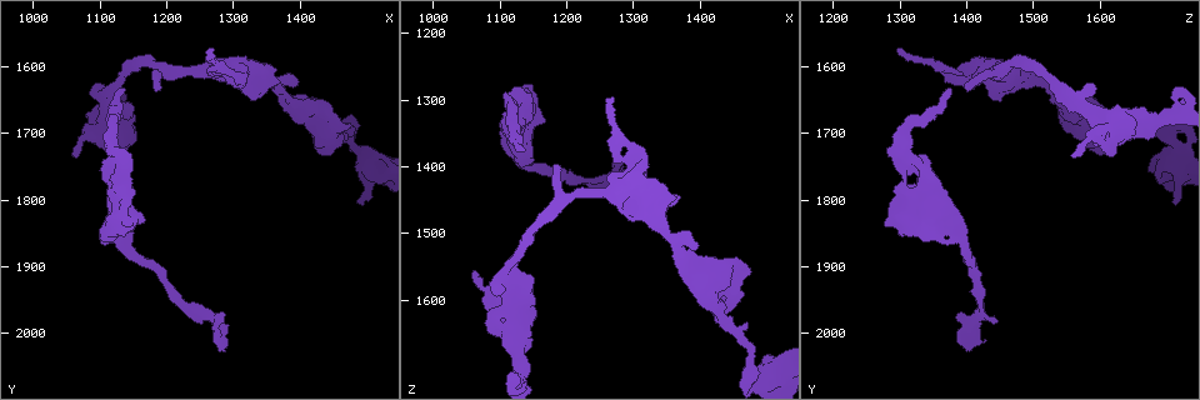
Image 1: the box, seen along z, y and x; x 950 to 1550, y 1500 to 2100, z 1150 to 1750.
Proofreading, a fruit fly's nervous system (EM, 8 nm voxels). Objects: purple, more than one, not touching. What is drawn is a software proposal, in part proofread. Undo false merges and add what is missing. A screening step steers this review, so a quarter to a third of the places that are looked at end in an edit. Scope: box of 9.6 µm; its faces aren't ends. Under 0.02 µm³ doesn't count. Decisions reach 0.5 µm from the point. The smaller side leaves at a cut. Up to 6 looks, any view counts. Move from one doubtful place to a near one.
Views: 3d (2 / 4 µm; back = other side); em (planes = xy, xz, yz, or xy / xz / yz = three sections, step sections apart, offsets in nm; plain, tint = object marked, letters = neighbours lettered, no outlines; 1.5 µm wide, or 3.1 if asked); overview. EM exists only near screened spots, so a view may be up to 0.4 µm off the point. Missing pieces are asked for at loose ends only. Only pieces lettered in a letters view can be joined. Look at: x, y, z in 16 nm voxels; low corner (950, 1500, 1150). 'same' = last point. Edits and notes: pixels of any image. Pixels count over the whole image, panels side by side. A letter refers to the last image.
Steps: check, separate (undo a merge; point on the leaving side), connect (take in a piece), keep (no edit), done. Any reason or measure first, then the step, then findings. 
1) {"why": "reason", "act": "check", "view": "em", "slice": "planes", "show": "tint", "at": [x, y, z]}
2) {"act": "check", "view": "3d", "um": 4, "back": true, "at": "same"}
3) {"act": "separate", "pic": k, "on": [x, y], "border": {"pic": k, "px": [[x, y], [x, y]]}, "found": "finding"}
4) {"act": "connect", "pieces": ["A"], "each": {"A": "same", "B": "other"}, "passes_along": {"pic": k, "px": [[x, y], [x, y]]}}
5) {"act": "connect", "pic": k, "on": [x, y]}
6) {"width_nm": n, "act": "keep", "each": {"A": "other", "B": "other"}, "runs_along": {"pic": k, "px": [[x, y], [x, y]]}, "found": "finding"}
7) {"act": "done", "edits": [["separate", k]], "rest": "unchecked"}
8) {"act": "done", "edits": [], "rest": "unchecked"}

{"why": "free end", "act": "check", "view": "em", "slice": "planes", "show": "letters", "at": [1250, 1980, 1445]}

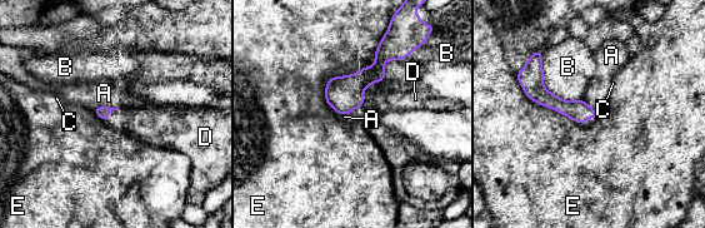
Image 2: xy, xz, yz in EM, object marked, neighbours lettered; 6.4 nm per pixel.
{"act": "connect", "pieces": ["D"], "each": {"A": "other", "B": "other", "C": "other", "D": "same", "E": "other"}, "found": "it goes on there"}

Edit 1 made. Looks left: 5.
{"why": "branch stops here", "act": "check", "view": "3d", "um": 2, "at": [1485, 1800, 1715]}

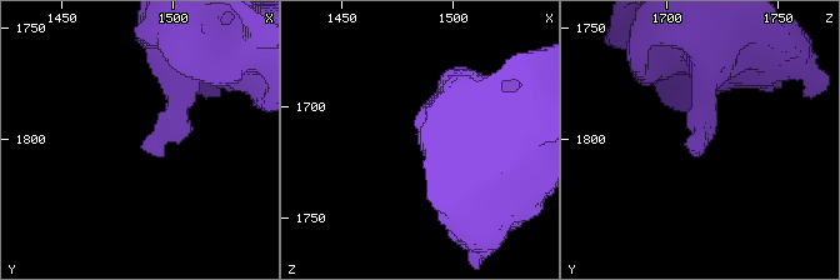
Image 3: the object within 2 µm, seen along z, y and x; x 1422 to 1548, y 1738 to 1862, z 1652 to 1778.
{"act": "check", "view": "em", "slice": "planes", "show": "tint", "at": [1486, 1802, 1715]}

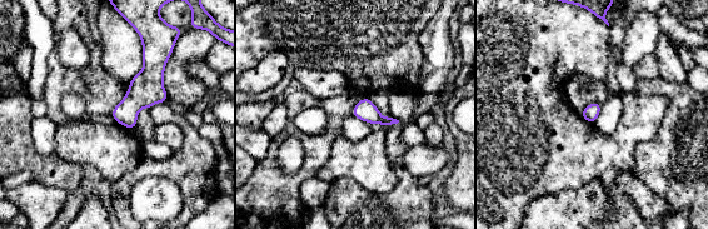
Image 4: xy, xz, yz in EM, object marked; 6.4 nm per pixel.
{"why": "what lies round it", "act": "check", "view": "em", "slice": "planes", "show": "letters", "at": "same"}

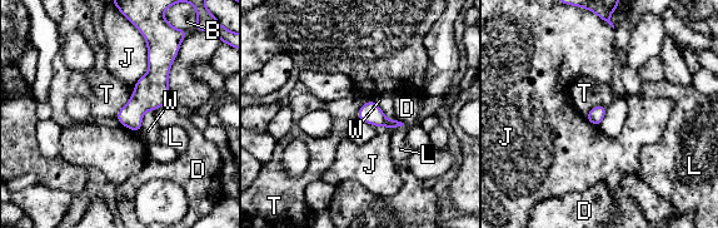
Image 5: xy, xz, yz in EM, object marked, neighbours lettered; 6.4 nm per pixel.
{"act": "keep", "each": {"B": "other", "D": "other", "J": "other", "L": "other", "T": "other", "W": "other"}, "border": {"pic": 5, "px": [[606, 105], [593, 107], [586, 117]]}, "found": "none of them fits"}

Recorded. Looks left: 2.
{"why": "branch point", "act": "check", "view": "em", "um": 3.1, "slice": "planes", "show": "tint", "at": [1475, 1700, 1695]}

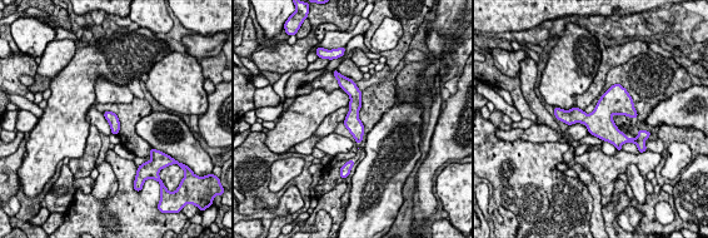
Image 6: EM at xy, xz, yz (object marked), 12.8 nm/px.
{"act": "check", "view": "em", "um": 3.1, "slice": "planes", "show": "letters", "at": "same"}

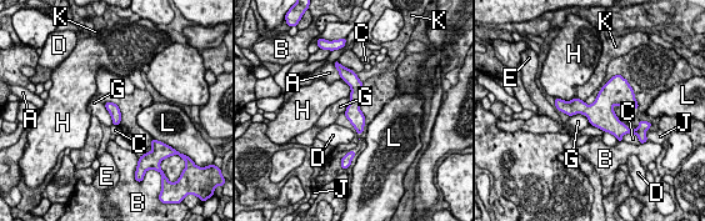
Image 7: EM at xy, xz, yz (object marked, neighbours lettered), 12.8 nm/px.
{"longest_contact_nm": ["G", 300], "act": "keep", "each": {"A": "other", "B": "other", "C": "other", "D": "other", "E": "other", "G": "other", "H": "other", "J": "other", "K": "other", "L": "other"}, "found": "all the same cell"}

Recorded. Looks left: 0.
{"act": "done", "edits": [["connect", 2]], "rest": "unchecked"}

